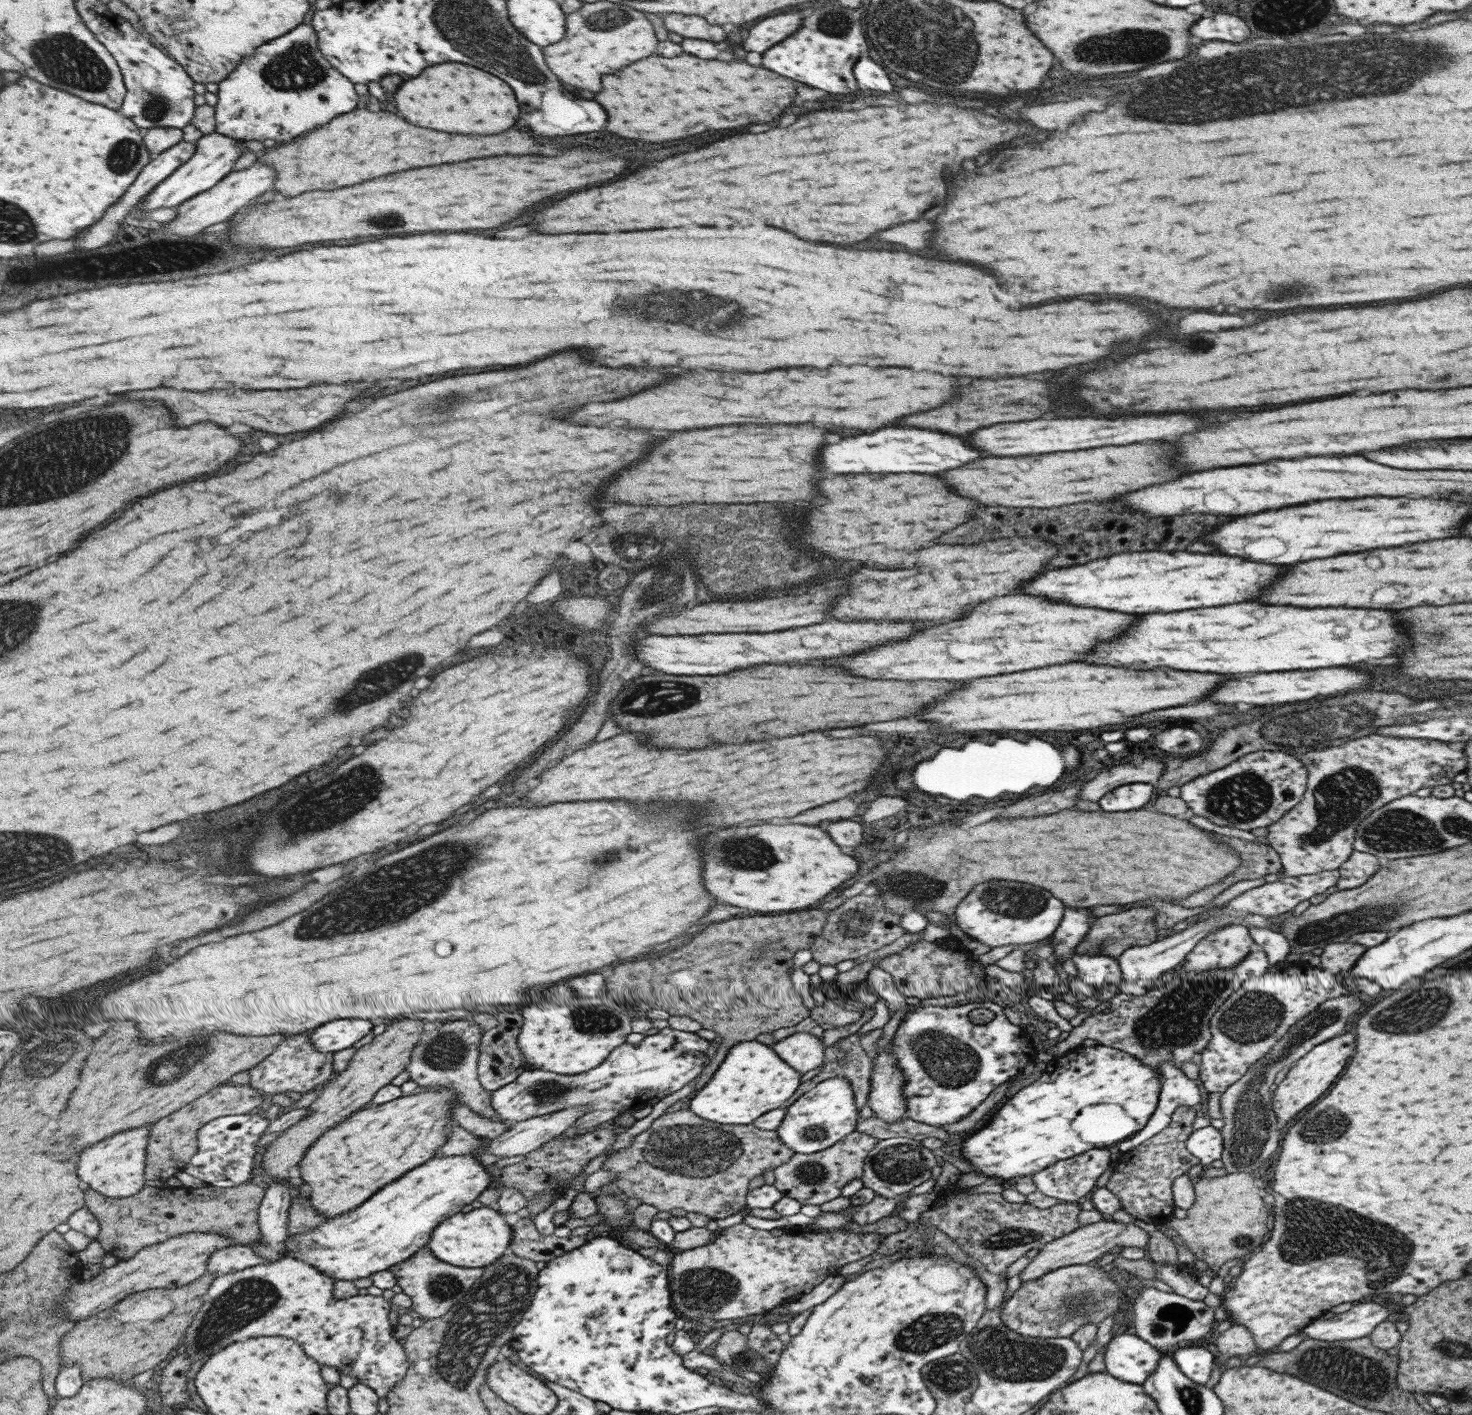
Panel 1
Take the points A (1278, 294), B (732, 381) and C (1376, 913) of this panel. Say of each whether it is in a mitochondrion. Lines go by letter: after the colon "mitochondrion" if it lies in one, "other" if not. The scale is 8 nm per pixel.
A: mitochondrion
B: other
C: mitochondrion

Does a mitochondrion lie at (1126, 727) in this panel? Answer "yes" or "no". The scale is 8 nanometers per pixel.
no

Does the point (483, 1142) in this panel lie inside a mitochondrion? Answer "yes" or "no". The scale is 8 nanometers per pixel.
no

